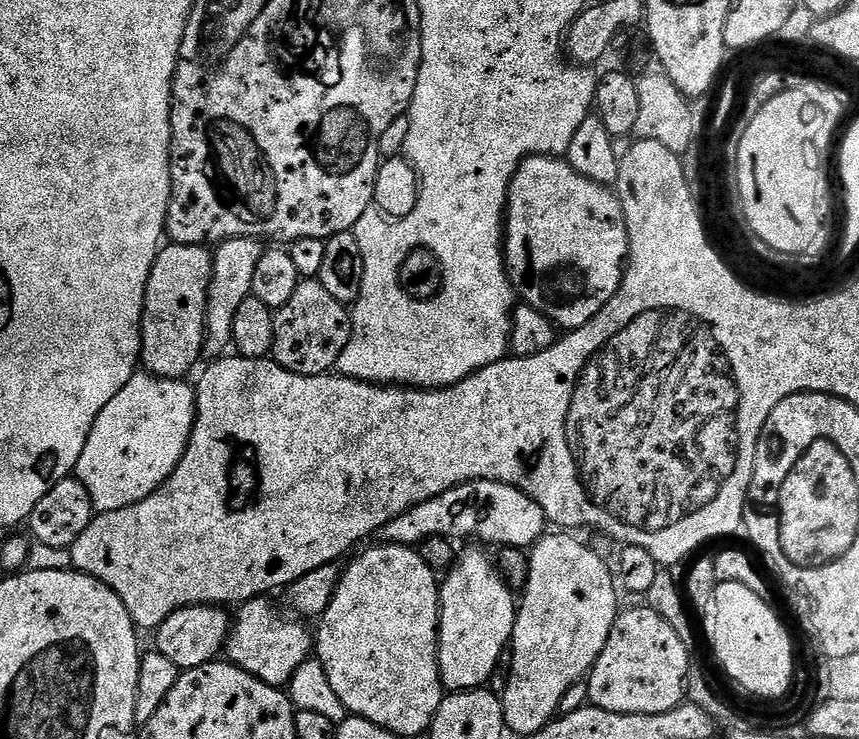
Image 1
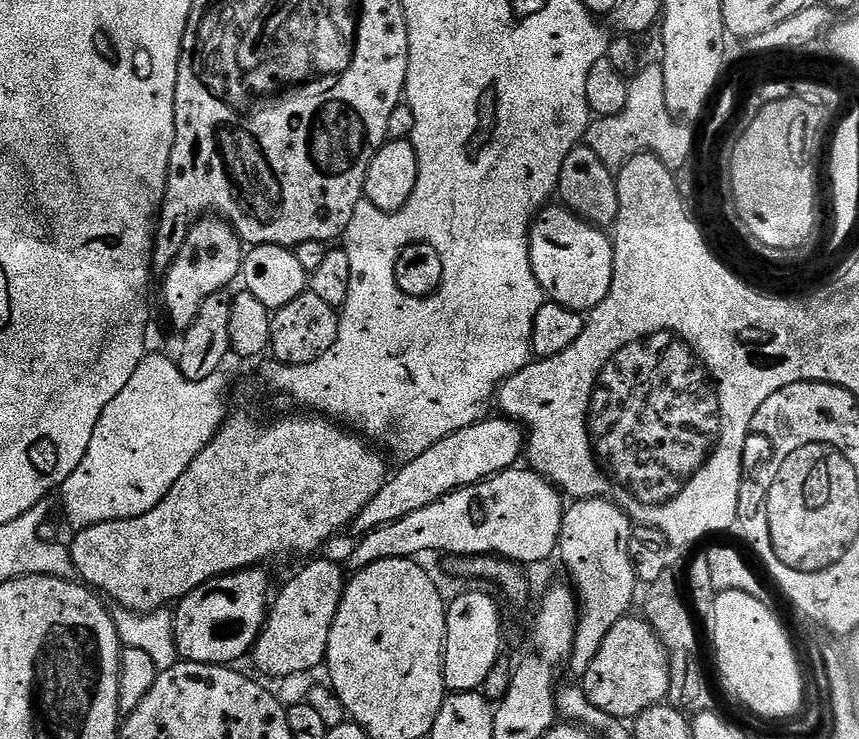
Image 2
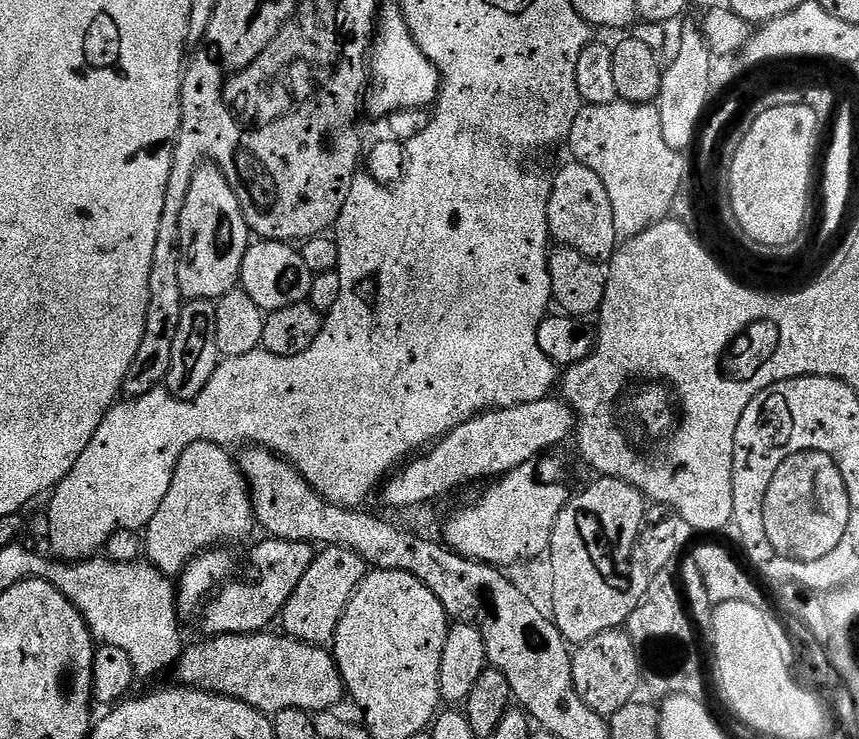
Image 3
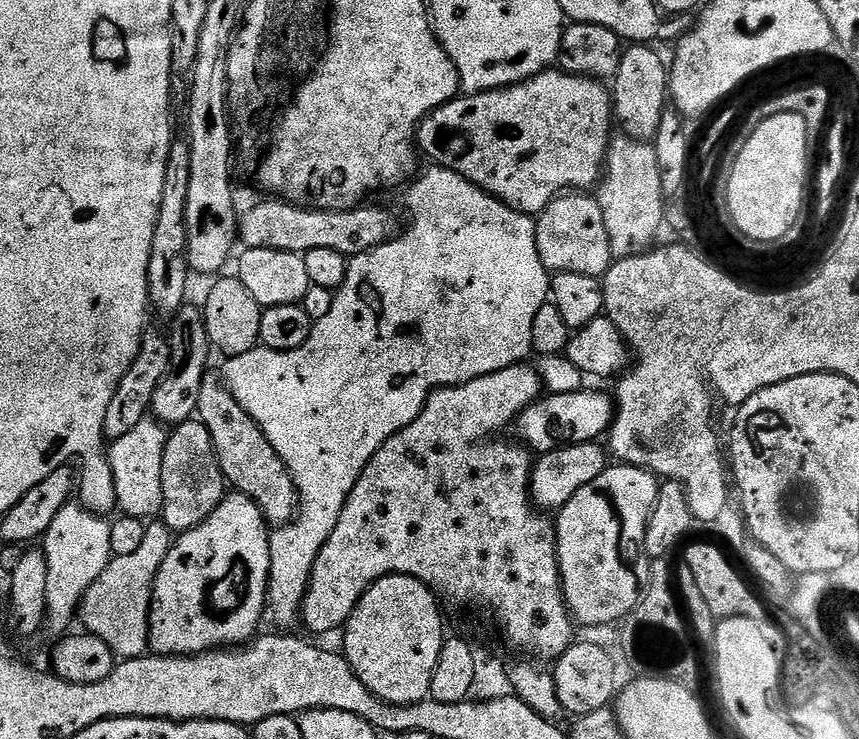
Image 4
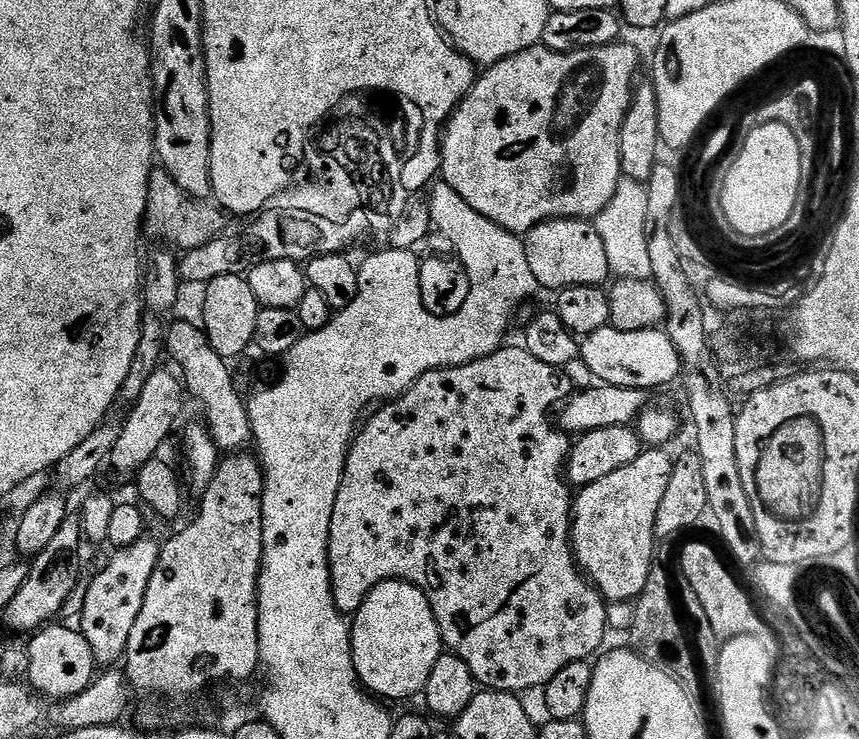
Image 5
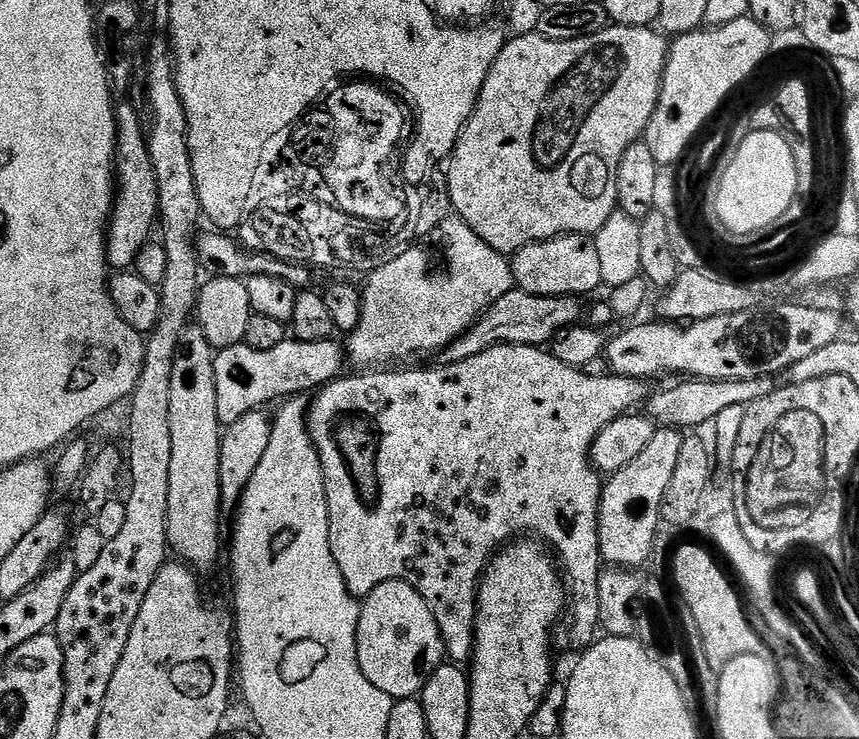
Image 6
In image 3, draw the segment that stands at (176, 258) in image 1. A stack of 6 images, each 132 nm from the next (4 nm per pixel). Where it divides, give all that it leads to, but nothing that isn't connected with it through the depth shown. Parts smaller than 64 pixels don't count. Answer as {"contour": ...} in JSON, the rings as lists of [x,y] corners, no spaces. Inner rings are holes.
{"contour":[[[211,162],[201,164],[192,176],[180,219],[178,286],[182,286],[184,297],[217,301],[233,291],[239,285],[242,258],[249,243],[250,229],[225,169]]]}

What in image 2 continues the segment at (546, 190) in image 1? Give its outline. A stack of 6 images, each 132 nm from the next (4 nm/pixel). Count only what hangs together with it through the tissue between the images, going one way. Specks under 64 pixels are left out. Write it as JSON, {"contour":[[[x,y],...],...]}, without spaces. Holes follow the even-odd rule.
{"contour":[[[563,206],[545,207],[536,213],[528,234],[534,278],[551,303],[581,314],[596,308],[610,290],[614,278],[613,237],[603,227],[588,223]]]}

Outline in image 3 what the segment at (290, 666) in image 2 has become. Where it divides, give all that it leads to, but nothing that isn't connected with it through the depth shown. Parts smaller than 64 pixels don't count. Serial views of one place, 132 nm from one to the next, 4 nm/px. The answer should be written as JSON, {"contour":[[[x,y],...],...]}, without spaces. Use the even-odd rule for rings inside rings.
{"contour":[[[322,554],[317,555],[306,574],[303,575],[301,582],[298,583],[293,596],[283,608],[283,631],[295,640],[301,640],[304,644],[327,645],[336,635],[338,622],[342,618],[348,599],[360,585],[361,565],[356,564],[335,564],[334,561],[327,560]]]}

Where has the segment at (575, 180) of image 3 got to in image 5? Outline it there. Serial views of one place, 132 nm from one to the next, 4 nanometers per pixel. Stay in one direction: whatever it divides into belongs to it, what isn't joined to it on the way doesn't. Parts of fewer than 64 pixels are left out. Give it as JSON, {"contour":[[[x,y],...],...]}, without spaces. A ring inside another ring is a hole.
{"contour":[[[571,218],[546,220],[527,229],[523,241],[526,262],[530,262],[530,270],[541,289],[559,290],[583,284],[603,285],[604,279],[609,279],[606,250],[602,247],[602,238],[598,238],[595,223]]]}

